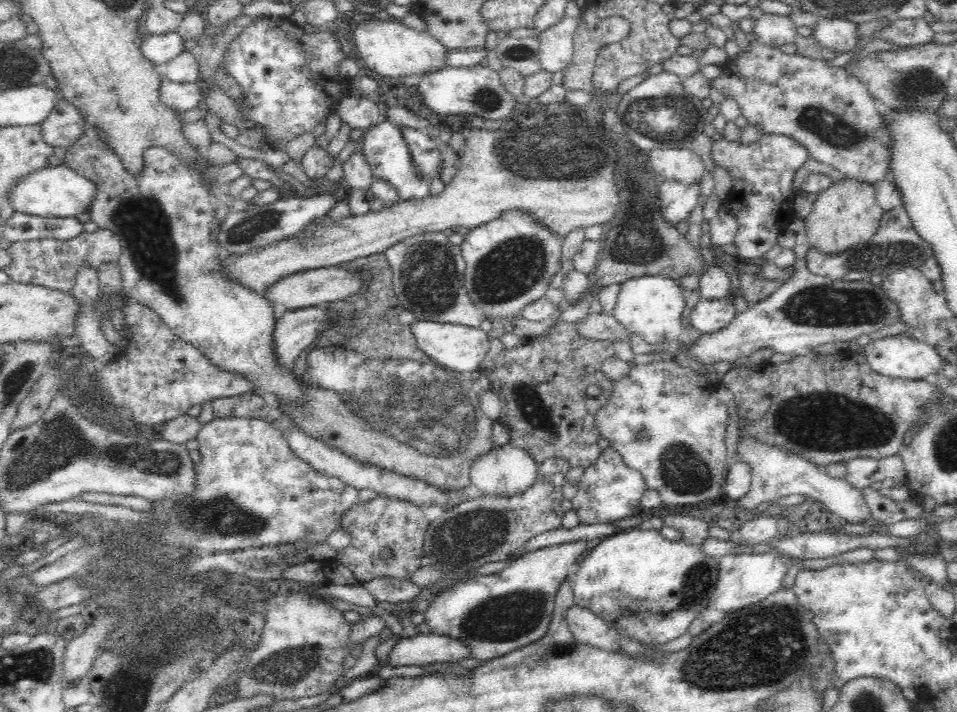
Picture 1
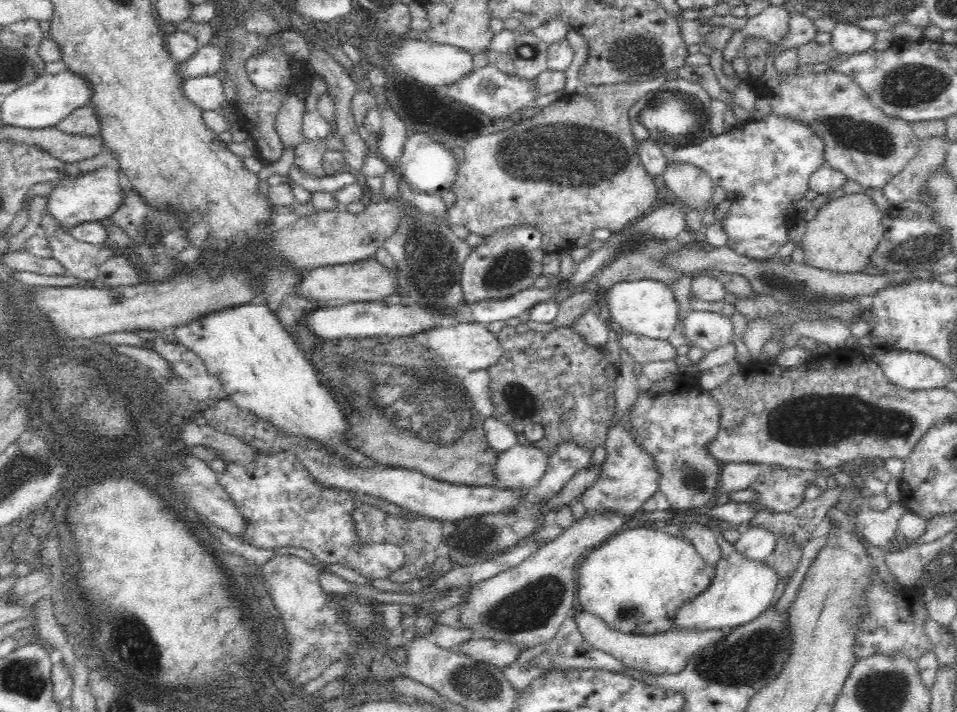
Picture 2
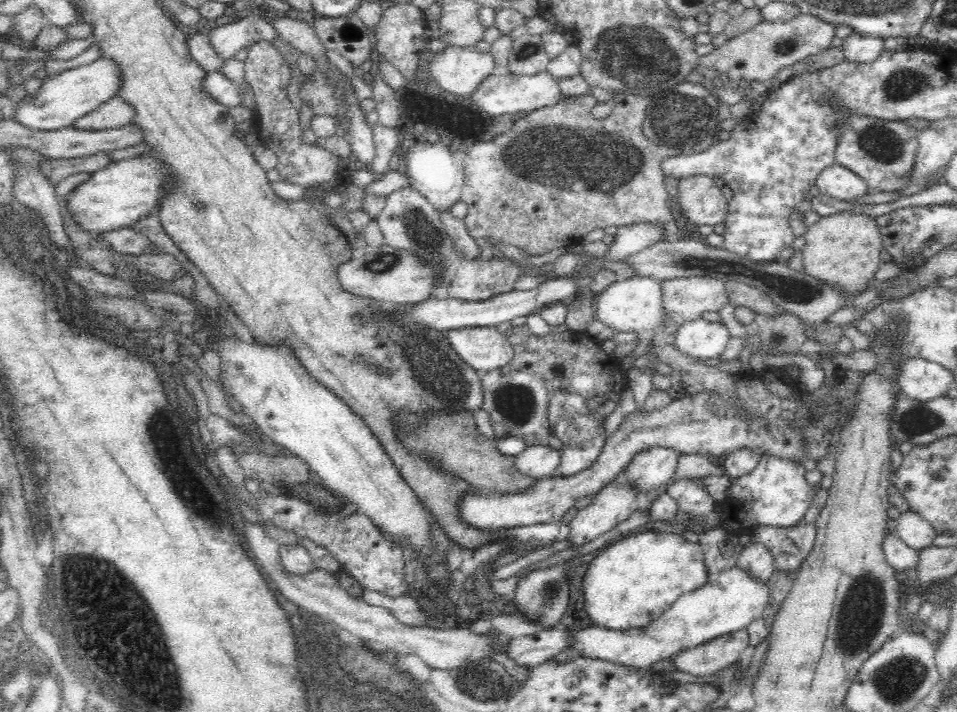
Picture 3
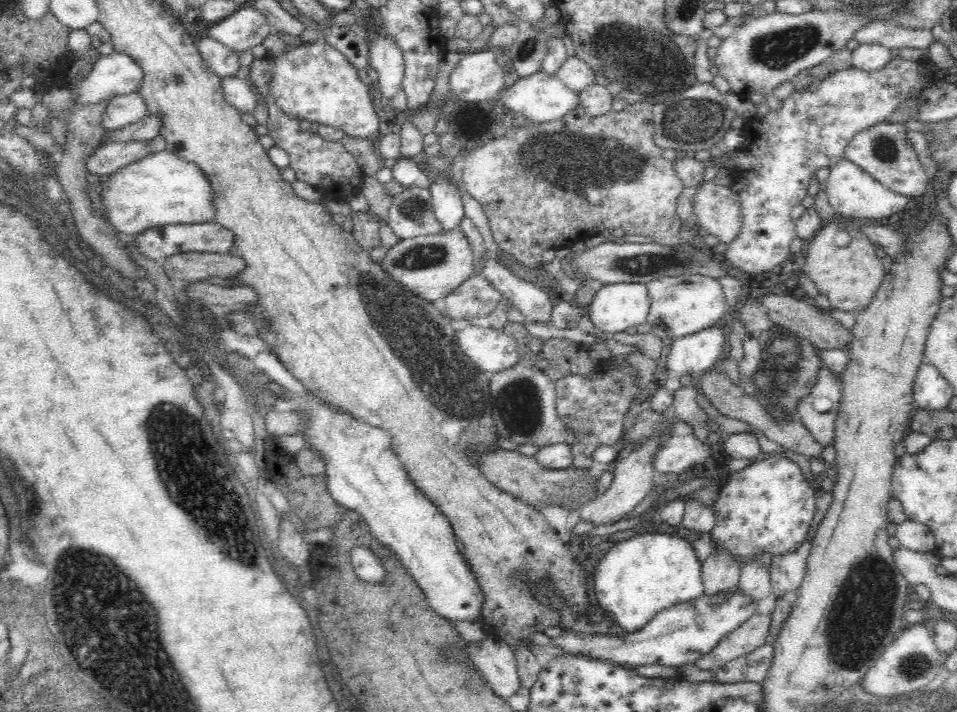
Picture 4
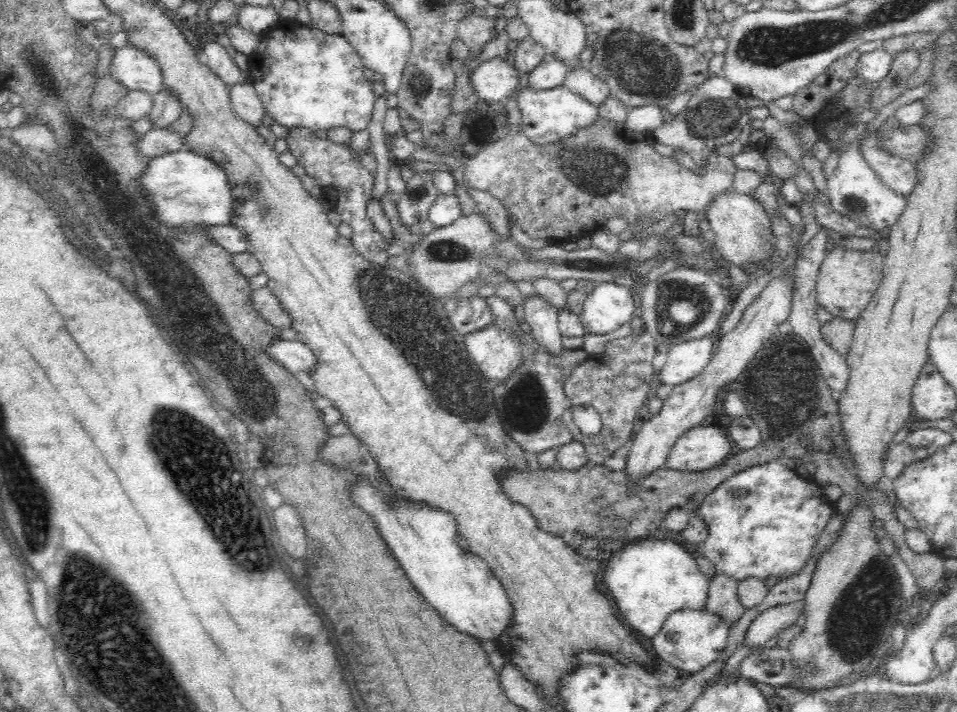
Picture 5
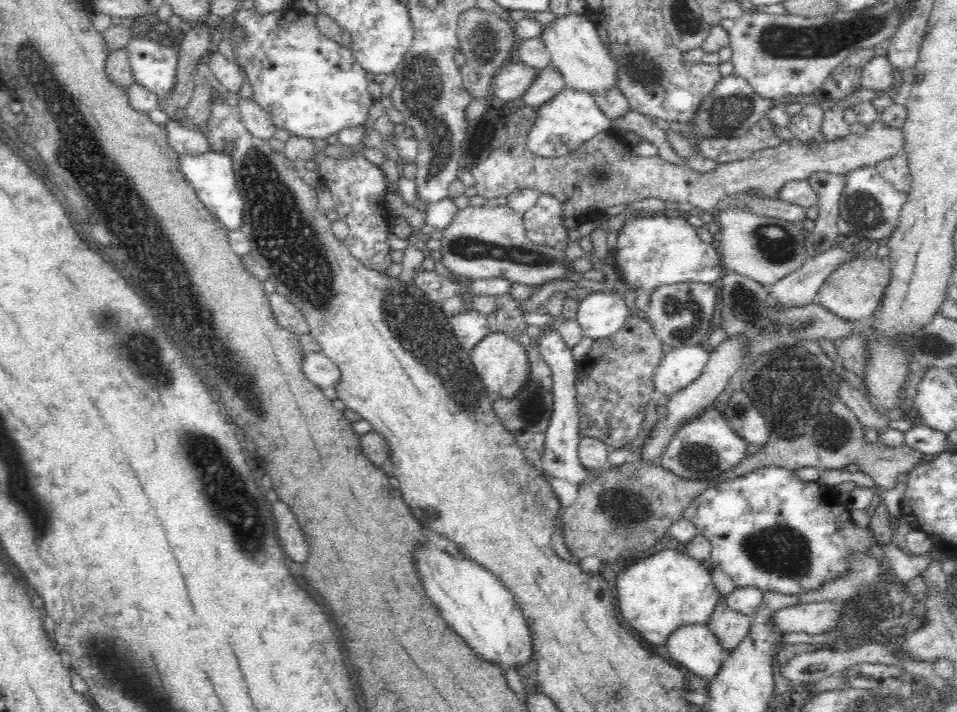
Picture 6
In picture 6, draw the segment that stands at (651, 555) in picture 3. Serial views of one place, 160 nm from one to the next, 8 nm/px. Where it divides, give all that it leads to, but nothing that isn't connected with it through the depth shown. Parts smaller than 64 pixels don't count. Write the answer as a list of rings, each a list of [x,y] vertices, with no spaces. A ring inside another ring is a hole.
[[[662,549],[650,558],[636,560],[634,564],[619,570],[616,578],[616,601],[622,620],[654,648],[663,644],[670,632],[680,624],[707,622],[722,595],[710,577],[708,564],[676,550]]]

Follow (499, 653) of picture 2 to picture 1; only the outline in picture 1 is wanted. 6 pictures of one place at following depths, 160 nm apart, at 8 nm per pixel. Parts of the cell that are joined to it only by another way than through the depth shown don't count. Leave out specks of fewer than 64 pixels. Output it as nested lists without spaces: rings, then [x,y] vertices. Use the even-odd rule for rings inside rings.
[[[418,633],[398,638],[384,663],[390,667],[414,666],[419,671],[422,665],[430,662],[444,663],[468,656],[468,647],[460,641],[432,633]]]

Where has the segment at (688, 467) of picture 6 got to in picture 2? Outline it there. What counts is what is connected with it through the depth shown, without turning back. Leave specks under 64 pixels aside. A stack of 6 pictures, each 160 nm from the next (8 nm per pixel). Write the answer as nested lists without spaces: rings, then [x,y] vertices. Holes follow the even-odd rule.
[[[624,420],[607,432],[604,449],[605,459],[600,466],[598,478],[584,492],[578,494],[578,500],[587,513],[602,513],[612,511],[631,517],[641,510],[648,498],[658,489],[658,473],[654,469],[654,459],[632,439],[632,434],[626,431]]]

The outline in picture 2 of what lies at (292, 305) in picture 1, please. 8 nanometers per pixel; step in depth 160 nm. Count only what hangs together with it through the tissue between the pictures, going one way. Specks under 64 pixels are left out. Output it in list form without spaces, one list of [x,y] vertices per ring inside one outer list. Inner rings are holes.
[[[375,258],[360,260],[350,264],[334,264],[334,266],[324,266],[314,268],[305,272],[300,280],[295,292],[313,302],[327,305],[335,302],[354,303],[358,301],[380,301],[387,297],[395,299],[397,285],[399,284],[396,275],[388,273],[386,268],[382,268]]]

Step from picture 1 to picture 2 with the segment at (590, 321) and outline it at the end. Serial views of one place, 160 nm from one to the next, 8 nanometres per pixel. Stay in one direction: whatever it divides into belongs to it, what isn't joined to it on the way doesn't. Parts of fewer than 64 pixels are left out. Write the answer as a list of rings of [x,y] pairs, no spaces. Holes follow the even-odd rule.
[[[622,330],[616,333],[622,349],[626,350],[636,365],[676,359],[676,349],[667,340],[651,339]]]

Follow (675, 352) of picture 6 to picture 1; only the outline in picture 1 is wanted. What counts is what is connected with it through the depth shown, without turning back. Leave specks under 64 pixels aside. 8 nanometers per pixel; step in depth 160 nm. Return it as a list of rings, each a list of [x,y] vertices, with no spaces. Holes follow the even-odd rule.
[[[732,296],[719,300],[700,299],[698,304],[692,307],[691,325],[700,330],[701,334],[710,334],[728,326],[737,315],[731,299]]]

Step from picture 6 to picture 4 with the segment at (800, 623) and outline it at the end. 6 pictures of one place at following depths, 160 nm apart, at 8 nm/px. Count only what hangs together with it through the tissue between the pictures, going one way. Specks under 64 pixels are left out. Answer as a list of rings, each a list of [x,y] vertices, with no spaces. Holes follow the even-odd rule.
[[[756,613],[744,624],[730,631],[718,644],[704,656],[698,656],[694,664],[700,670],[712,670],[723,664],[752,652],[762,646],[768,634],[768,622],[770,614],[761,615]]]

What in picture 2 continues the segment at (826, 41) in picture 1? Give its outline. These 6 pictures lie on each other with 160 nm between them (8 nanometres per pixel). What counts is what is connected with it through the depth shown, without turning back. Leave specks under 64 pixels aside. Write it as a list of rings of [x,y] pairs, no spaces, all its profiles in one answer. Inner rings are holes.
[[[838,23],[829,34],[832,46],[842,54],[866,52],[874,42],[874,33],[849,23]]]

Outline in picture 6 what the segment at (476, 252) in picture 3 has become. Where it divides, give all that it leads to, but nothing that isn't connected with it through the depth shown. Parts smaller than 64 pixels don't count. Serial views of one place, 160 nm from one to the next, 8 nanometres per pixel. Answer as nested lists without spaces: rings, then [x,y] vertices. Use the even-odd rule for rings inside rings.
[[[546,324],[540,328],[538,336],[538,348],[542,359],[548,364],[553,378],[553,405],[554,412],[551,414],[547,431],[545,432],[545,449],[540,458],[541,470],[548,478],[560,478],[572,484],[584,482],[588,476],[594,476],[600,469],[585,469],[578,461],[578,411],[576,411],[576,395],[574,395],[574,382],[576,361],[572,350],[562,340],[560,333],[552,325]]]

